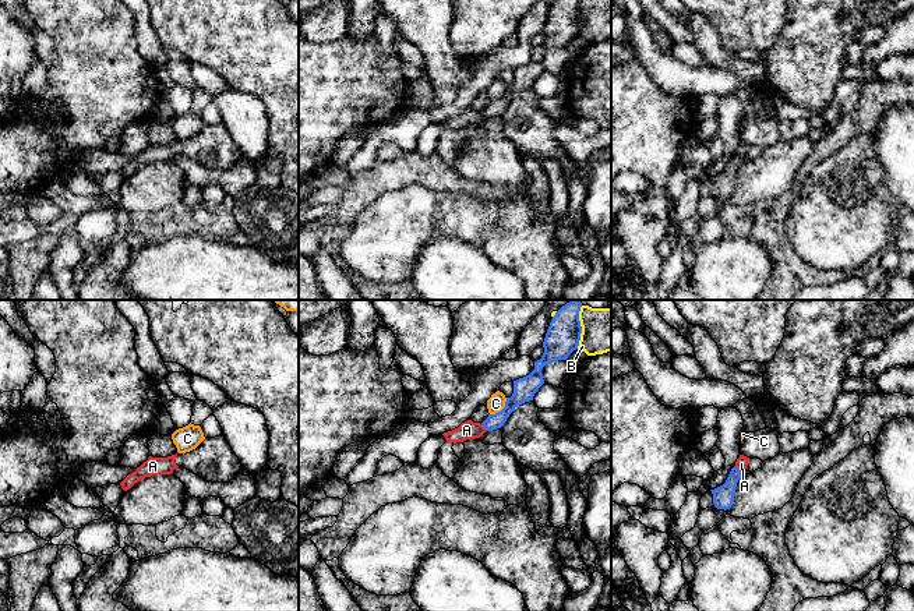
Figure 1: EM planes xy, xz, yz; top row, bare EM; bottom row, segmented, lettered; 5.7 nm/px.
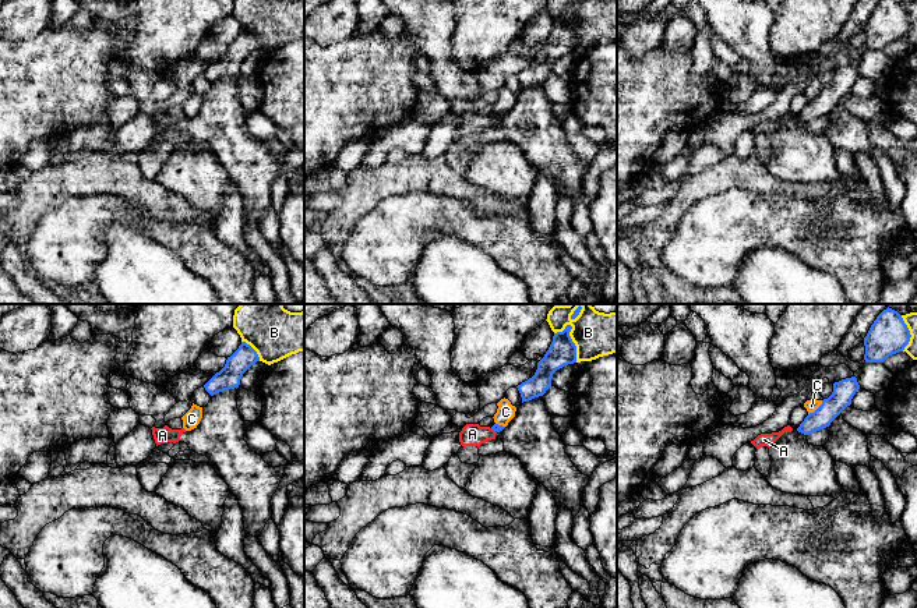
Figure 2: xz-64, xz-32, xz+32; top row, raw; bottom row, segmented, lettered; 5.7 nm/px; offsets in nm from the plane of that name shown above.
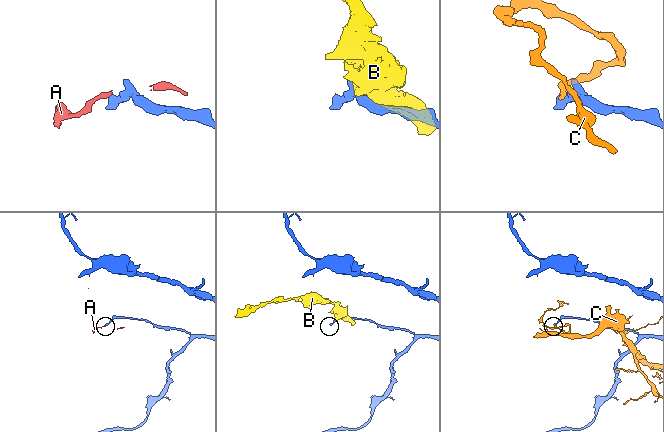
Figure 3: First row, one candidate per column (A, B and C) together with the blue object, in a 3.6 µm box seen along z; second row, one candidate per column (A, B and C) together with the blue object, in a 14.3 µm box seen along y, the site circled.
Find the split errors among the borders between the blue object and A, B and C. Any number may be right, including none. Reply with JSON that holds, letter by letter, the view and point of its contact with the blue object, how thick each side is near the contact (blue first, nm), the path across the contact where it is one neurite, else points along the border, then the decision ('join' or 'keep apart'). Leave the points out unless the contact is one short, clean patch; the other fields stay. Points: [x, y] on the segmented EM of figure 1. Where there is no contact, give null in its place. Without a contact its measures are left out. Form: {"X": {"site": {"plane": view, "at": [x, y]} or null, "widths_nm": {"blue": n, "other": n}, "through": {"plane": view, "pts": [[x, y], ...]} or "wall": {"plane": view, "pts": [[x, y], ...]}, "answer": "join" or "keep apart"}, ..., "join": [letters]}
{"A": {"site": {"plane": "yz", "at": [738, 470]}, "widths_nm": {"blue": 130, "other": 70}, "wall": {"plane": "yz", "pts": [[734, 466], [741, 473]]}, "answer": "keep apart"}, "B": {"site": {"plane": "xz", "at": [581, 327]}, "widths_nm": {"blue": 200, "other": 260}, "answer": "keep apart"}, "C": {"site": {"plane": "xz", "at": [503, 409]}, "widths_nm": {"blue": 130, "other": 100}, "answer": "keep apart"}, "join": []}

